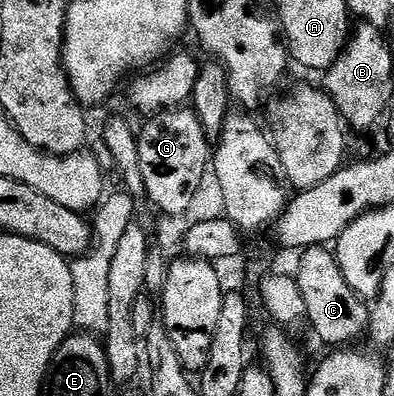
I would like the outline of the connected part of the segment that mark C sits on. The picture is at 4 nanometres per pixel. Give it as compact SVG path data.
M318 246L304 249L300 253L301 261L297 264L295 279L299 294L303 294L305 320L313 327L313 332L329 346L349 346L366 335L369 327L370 305L360 300L347 286L343 270L337 265L337 257L328 247Z

